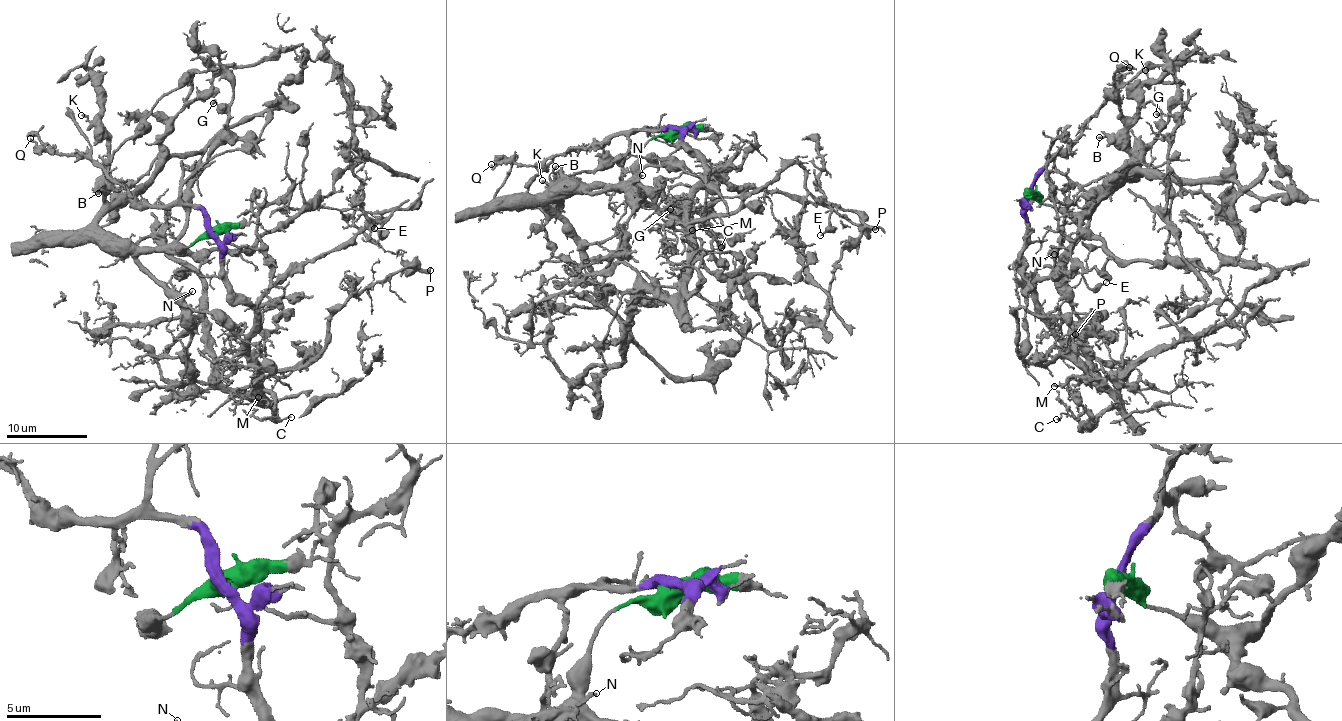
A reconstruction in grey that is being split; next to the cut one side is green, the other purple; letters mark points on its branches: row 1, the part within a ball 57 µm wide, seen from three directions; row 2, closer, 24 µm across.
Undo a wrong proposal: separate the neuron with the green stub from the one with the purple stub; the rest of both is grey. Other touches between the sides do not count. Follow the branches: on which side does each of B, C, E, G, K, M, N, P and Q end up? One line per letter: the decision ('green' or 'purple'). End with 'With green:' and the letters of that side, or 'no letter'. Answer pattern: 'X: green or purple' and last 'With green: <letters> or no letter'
B: green
C: purple
E: purple
G: green
K: green
M: purple
N: green
P: purple
Q: purple
With green: B, G, K, N

